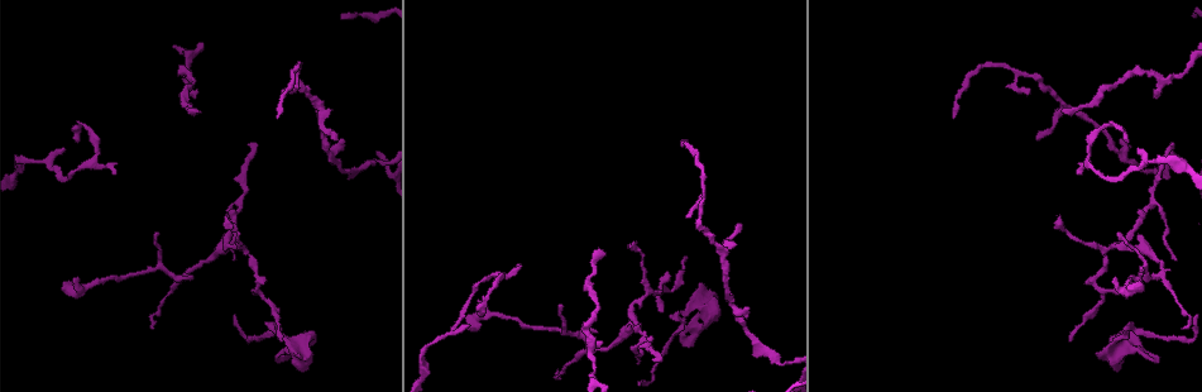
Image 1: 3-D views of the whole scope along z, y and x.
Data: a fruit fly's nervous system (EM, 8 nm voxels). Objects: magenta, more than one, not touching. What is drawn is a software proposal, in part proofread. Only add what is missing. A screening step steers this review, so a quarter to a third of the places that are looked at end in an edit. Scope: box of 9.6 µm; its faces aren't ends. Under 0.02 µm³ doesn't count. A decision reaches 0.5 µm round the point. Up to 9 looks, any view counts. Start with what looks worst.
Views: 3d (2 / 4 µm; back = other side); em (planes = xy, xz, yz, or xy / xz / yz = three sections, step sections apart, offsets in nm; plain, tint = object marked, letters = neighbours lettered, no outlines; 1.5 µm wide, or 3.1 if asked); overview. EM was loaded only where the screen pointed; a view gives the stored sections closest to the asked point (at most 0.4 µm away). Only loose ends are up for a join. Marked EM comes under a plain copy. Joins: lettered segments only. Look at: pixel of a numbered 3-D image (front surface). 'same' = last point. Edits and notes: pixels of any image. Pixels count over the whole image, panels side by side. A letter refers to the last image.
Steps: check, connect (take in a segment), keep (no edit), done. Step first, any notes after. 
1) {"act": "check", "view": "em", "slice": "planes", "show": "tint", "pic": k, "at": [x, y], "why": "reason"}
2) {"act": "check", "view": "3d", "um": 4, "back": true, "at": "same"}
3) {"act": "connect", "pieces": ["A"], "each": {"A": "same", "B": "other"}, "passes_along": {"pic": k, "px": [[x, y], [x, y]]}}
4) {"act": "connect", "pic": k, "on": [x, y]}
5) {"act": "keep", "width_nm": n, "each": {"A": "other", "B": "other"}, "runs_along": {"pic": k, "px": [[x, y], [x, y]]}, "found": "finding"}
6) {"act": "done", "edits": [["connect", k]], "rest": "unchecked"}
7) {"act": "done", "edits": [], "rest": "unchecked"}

{"act": "check", "view": "em", "slice": "planes", "show": "letters", "pic": 1, "at": [687, 217], "why": "tapers out"}

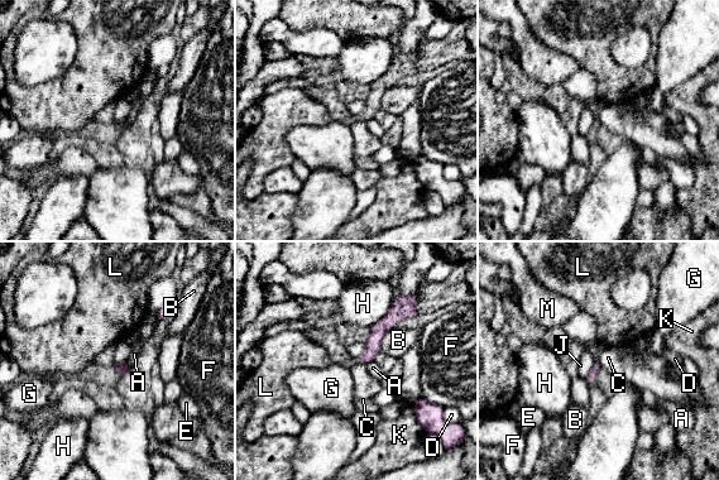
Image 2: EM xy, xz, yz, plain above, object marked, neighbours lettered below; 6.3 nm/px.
{"act": "keep", "each": {"A": "other", "B": "other", "C": "other", "D": "other", "E": "other", "F": "other", "G": "other", "H": "other", "J": "other", "K": "other", "L": "other", "M": "other"}, "runs_along": {"pic": 2, "px": [[404, 305], [378, 331], [362, 359]]}, "found": "none of them fits"}

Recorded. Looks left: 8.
{"act": "check", "view": "em", "slice": "planes", "show": "letters", "pic": 1, "at": [1077, 175], "why": "branch stops here"}

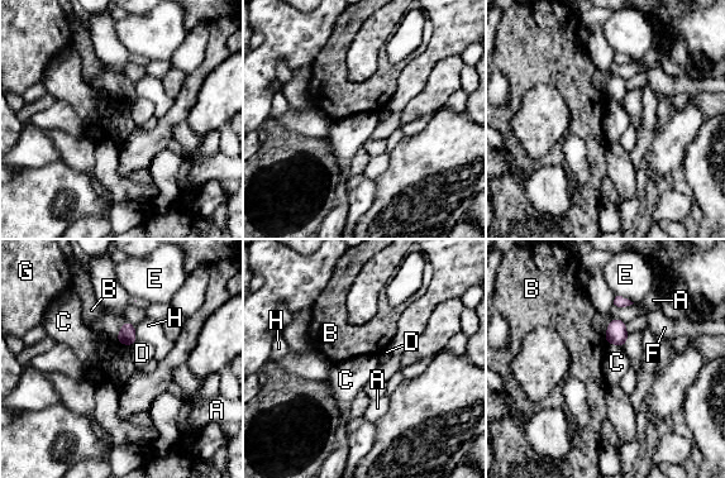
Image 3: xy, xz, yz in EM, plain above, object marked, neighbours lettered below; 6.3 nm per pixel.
{"act": "keep", "width_nm": 110, "each": {"A": "other", "B": "other", "C": "other", "D": "other", "E": "other", "F": "other", "G": "other", "H": "other"}, "found": "none of them fits"}

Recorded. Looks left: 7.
{"act": "check", "view": "em", "slice": "planes", "show": "letters", "pic": 1, "at": [1118, 232], "why": "thin end"}

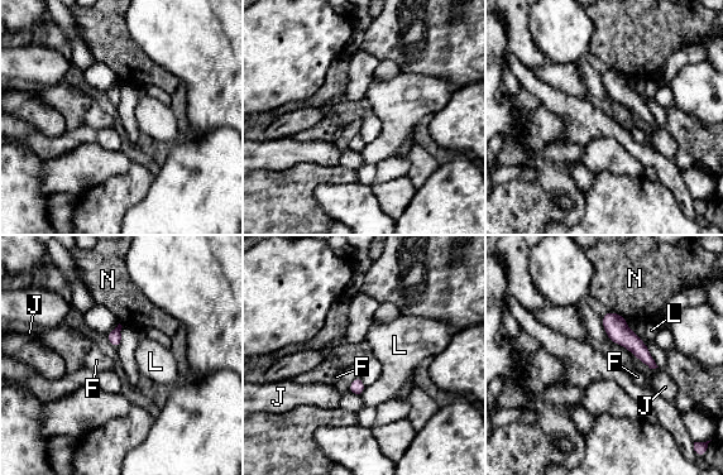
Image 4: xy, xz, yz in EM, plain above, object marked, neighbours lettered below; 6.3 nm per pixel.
{"act": "keep", "each": {"F": "other", "J": "other", "L": "other", "N": "other"}, "runs_along": {"pic": 4, "px": [[604, 320], [609, 321], [652, 365]]}, "found": "no lettered segment goes on from it"}

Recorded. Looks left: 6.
{"act": "check", "view": "3d", "um": 4, "pic": 1, "at": [953, 116], "why": "branch stops here"}

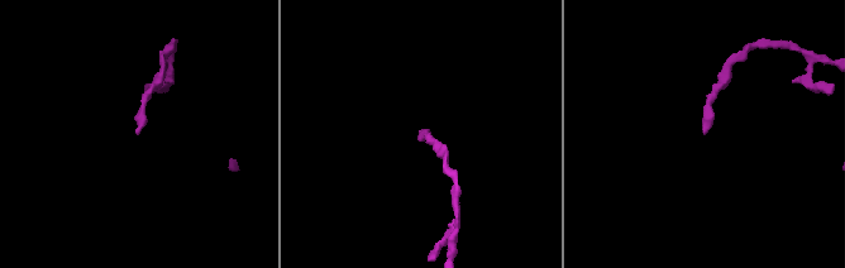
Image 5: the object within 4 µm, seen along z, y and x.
{"act": "check", "view": "em", "slice": "planes", "show": "tint", "pic": 5, "at": [137, 130]}

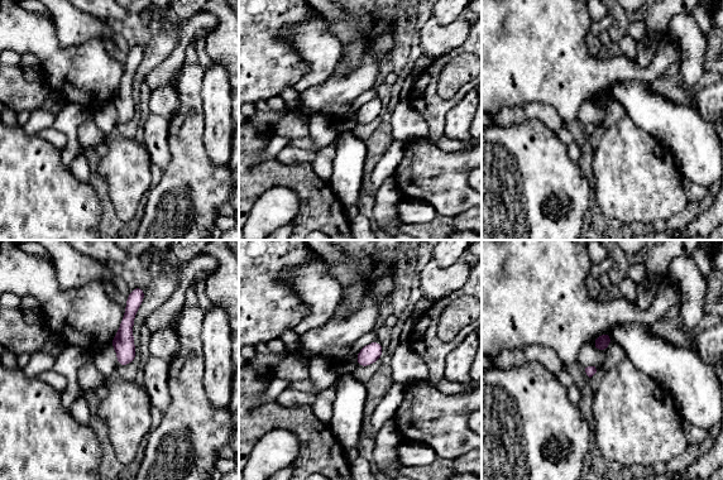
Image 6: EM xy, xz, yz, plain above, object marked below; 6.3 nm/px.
{"act": "check", "view": "em", "slice": "planes", "show": "letters", "at": "same", "why": "see the neighbours"}

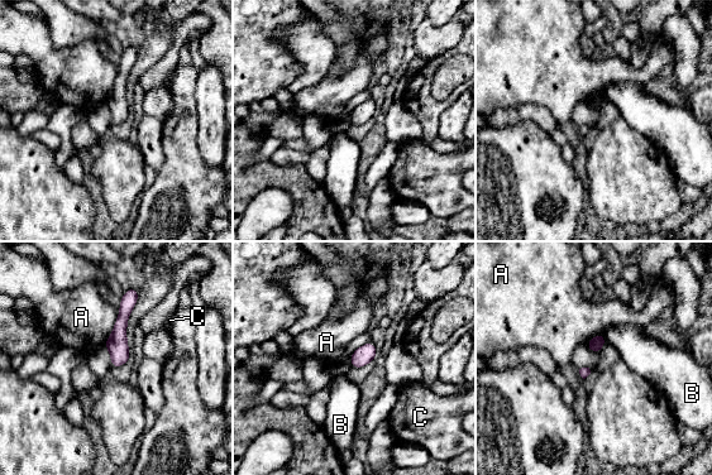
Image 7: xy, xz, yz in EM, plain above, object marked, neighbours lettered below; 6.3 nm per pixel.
{"act": "keep", "each": {"A": "other", "B": "other", "C": "other"}, "runs_along": {"pic": 7, "px": [[128, 297], [118, 336], [115, 364]]}, "found": "no lettered segment goes on from it"}

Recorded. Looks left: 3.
{"act": "done", "edits": [], "rest": "unchecked"}

